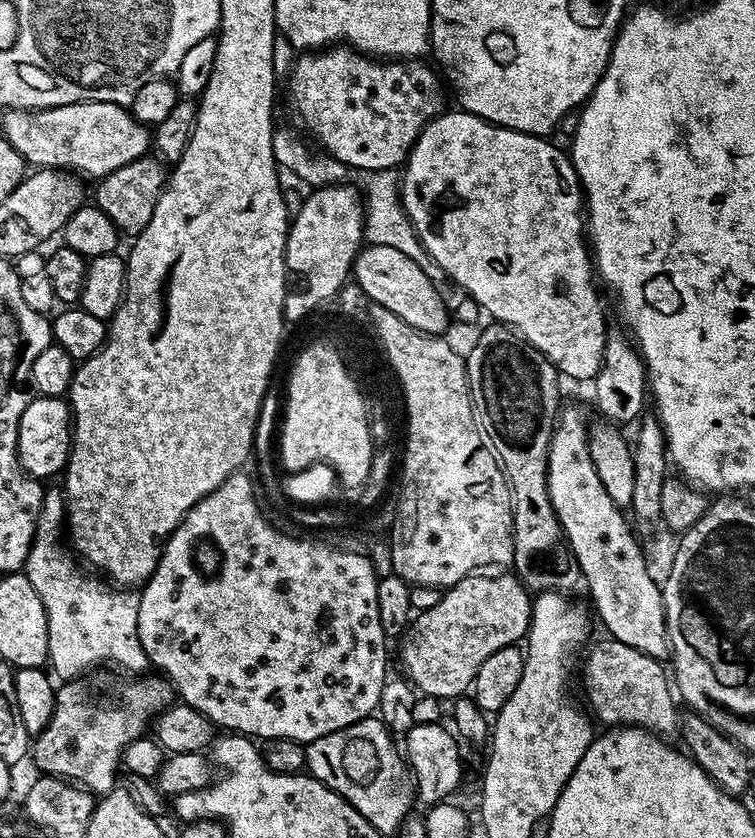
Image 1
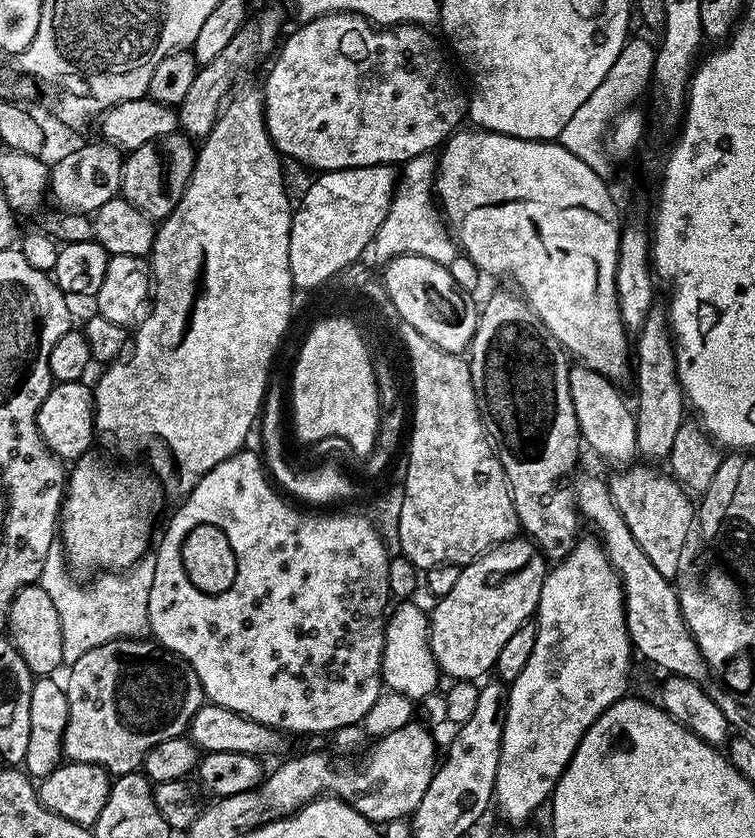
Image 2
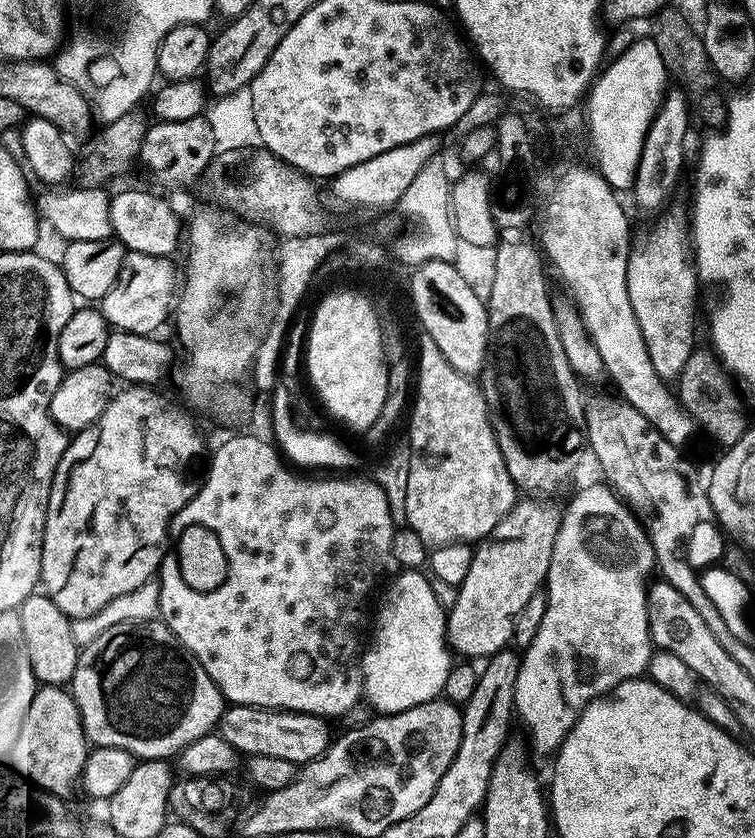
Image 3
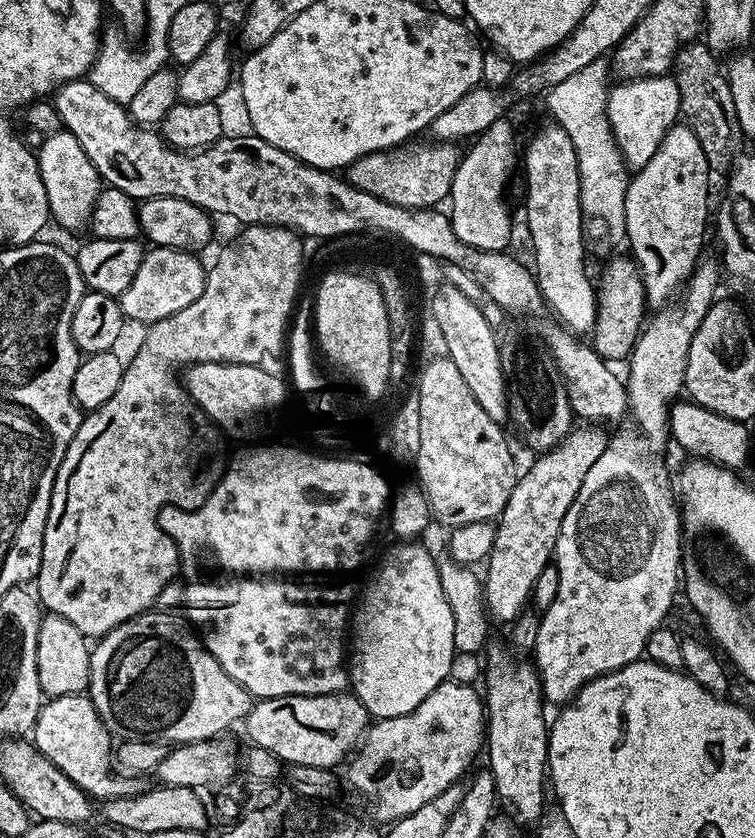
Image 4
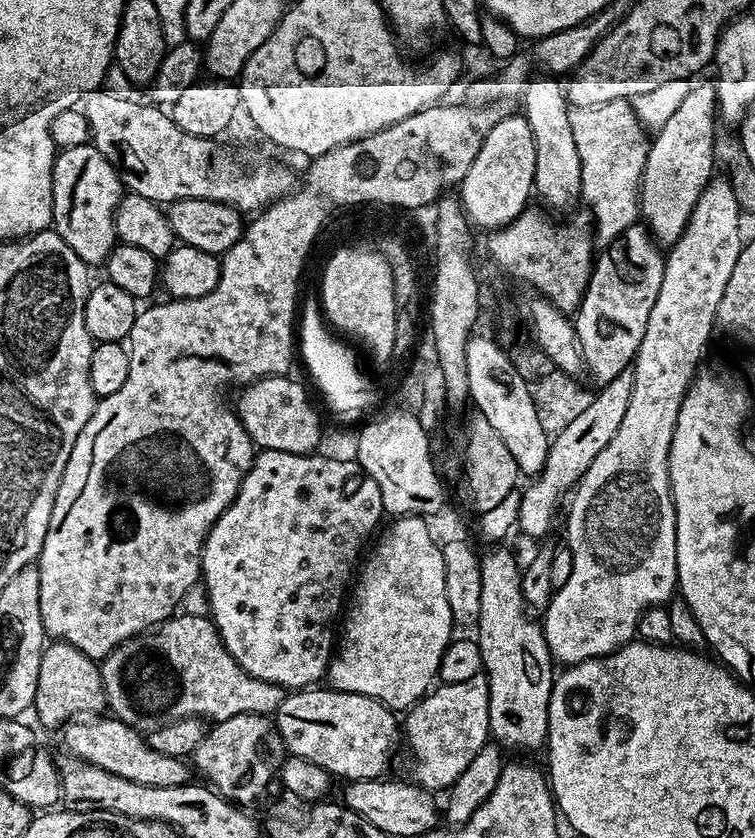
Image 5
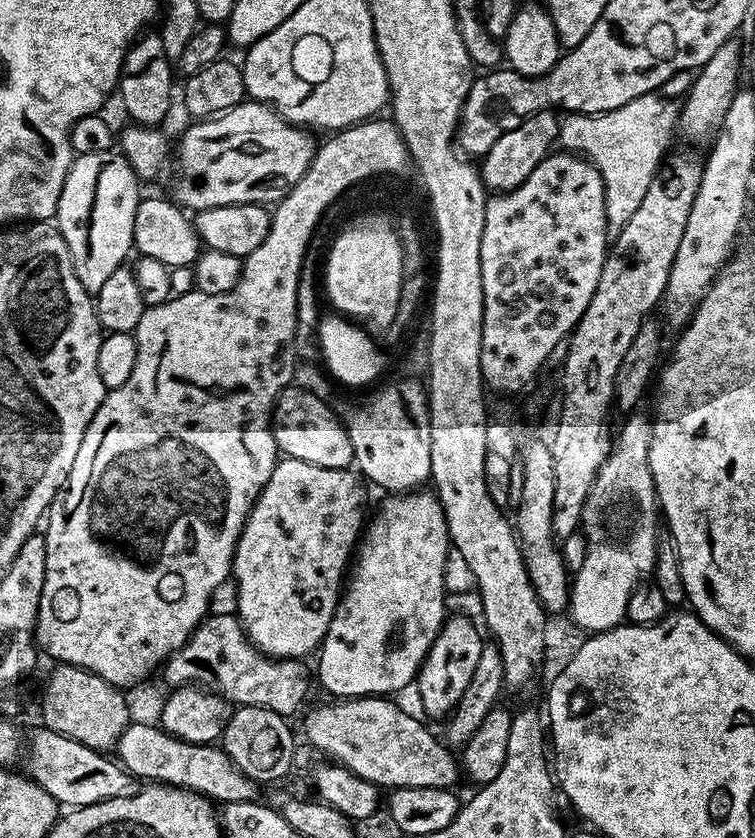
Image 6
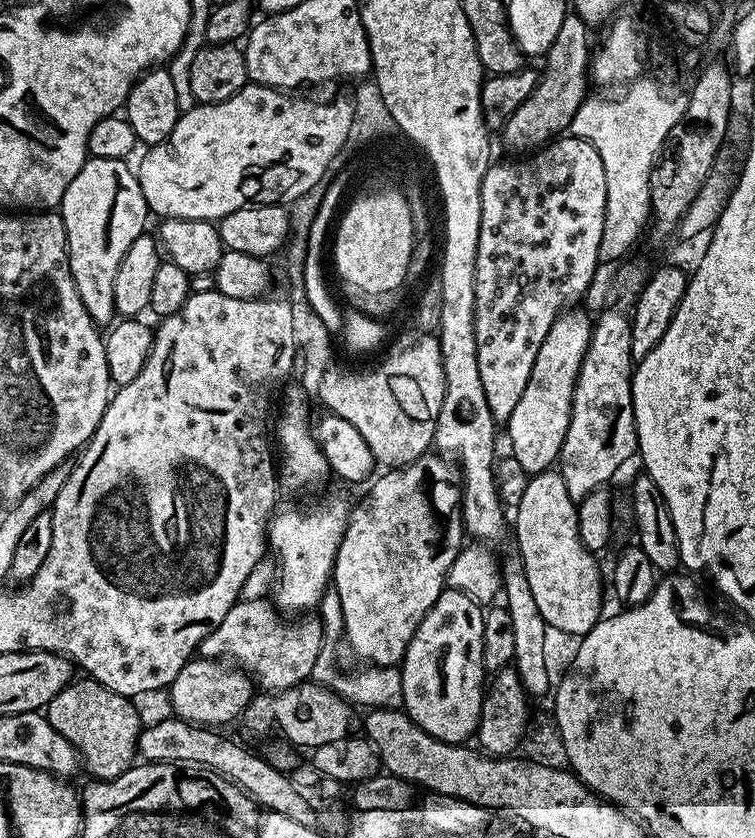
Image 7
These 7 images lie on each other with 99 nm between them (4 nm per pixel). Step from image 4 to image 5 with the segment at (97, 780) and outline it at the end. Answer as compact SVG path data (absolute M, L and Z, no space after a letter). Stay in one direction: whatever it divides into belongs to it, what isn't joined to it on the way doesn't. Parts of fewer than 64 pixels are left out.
M77 718L63 725L58 732L61 742L64 743L65 749L63 751L78 760L90 762L110 774L128 778L130 782L142 782L142 786L182 786L189 783L188 768L190 772L190 764L187 759L170 754L158 754L158 750L151 748L141 733L137 732L135 728L126 726L121 720L115 718L100 719L104 718Z

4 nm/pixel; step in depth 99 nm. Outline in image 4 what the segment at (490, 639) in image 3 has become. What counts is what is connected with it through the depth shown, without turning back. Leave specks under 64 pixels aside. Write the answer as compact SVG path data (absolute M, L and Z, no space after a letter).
M573 427L563 442L557 444L555 448L549 448L547 452L539 453L535 457L536 461L529 466L528 473L525 476L523 473L517 479L506 506L495 521L494 544L486 559L488 577L485 575L482 580L486 612L493 621L496 619L511 622L520 615L531 597L532 587L538 574L542 574L542 570L553 559L558 534L562 530L562 518L566 518L566 510L570 510L570 502L578 498L578 490L582 490L582 478L586 478L590 466L594 466L594 462L602 458L602 450L608 448L609 437L603 436L596 428L599 427Z

